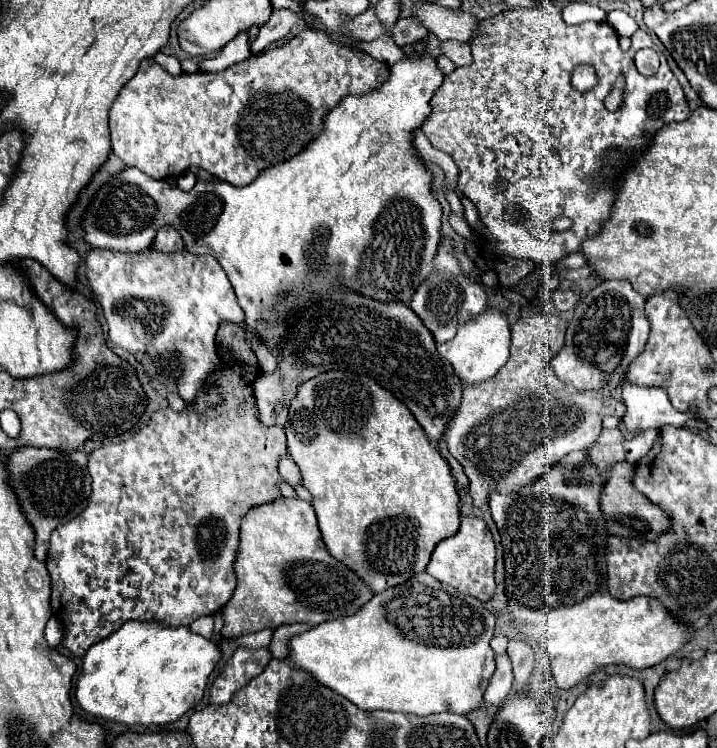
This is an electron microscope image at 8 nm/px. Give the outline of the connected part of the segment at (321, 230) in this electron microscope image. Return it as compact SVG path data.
M409 53L407 61L395 63L391 65L391 77L385 85L381 85L381 89L375 89L367 95L347 95L343 99L343 103L339 103L339 107L335 107L333 111L327 113L325 117L325 129L323 133L311 143L307 145L307 149L299 155L295 155L293 159L285 161L285 163L277 163L269 169L265 169L251 185L247 187L235 187L231 183L223 183L223 181L199 181L189 193L181 191L177 185L169 185L167 181L155 181L151 177L147 177L143 171L139 169L125 169L121 173L117 173L115 177L111 177L93 197L91 205L87 207L83 221L81 221L81 231L83 231L83 239L89 247L93 249L113 249L113 251L131 251L131 249L141 249L141 247L149 247L149 243L155 239L155 233L159 227L171 225L177 227L185 249L193 255L211 255L219 261L219 265L223 267L225 275L229 277L229 283L235 289L237 301L241 305L241 309L245 311L245 333L255 333L257 339L261 339L263 345L267 345L273 355L275 351L279 351L279 343L283 343L283 339L287 339L287 331L291 331L291 327L297 321L297 315L301 315L303 309L309 307L317 307L321 301L331 299L331 295L337 289L345 289L349 293L359 293L363 297L375 299L375 301L383 301L383 303L409 303L413 293L417 291L419 283L423 283L431 271L433 271L433 259L435 259L435 251L439 247L439 227L441 227L441 205L437 203L437 199L431 193L431 175L427 173L423 161L415 155L415 151L411 149L411 133L421 127L421 123L427 119L427 115L431 113L431 97L437 91L437 87L443 83L443 73L439 71L439 67L435 65L435 59L431 55L417 55L417 53Z

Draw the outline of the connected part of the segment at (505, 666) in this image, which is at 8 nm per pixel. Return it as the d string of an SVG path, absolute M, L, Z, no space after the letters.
M501 655L495 659L497 661L497 671L493 673L493 677L489 679L489 687L485 691L483 697L483 705L485 707L495 707L499 709L501 703L507 699L507 695L511 693L511 685L513 685L513 671L511 671L511 661L507 659L507 655Z

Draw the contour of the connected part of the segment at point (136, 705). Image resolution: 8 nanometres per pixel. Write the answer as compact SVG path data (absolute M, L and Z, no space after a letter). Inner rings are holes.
M129 621L119 631L103 639L99 645L91 647L87 655L83 657L83 669L77 679L75 699L79 707L97 719L123 723L123 725L169 725L183 717L191 707L195 707L203 693L205 685L209 681L209 675L213 673L221 653L217 645L201 635L195 635L189 631L189 627L177 627L169 629L159 623L139 623Z

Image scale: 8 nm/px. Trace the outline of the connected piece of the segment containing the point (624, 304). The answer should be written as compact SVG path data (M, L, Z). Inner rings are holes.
M603 281L591 293L587 293L579 305L575 307L573 319L567 327L565 345L559 355L553 357L551 365L555 375L575 387L577 391L603 391L603 395L613 397L615 389L621 385L629 365L639 351L643 351L643 343L649 335L649 323L645 315L645 297L641 297L631 283L627 281ZM603 347L615 347L615 353L609 361L601 363L599 353Z

